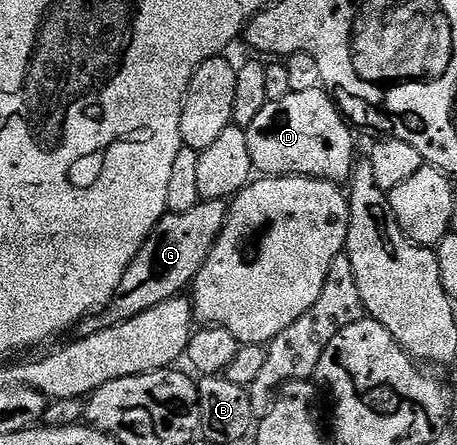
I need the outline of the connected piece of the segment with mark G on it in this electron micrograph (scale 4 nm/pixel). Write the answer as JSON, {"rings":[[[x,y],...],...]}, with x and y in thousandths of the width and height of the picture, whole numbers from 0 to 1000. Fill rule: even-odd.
{"rings":[[[438,449],[422,472],[368,476],[352,488],[274,607],[241,683],[223,703],[223,726],[260,728],[267,719],[291,715],[352,679],[407,658],[435,613],[444,582],[462,566],[462,551],[488,515],[499,465],[499,452],[492,449]]]}

